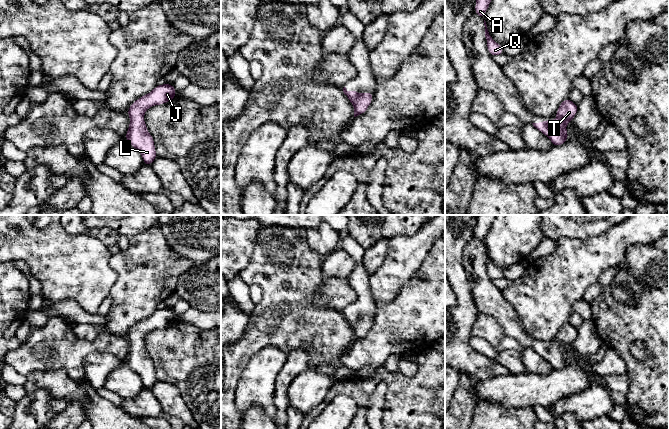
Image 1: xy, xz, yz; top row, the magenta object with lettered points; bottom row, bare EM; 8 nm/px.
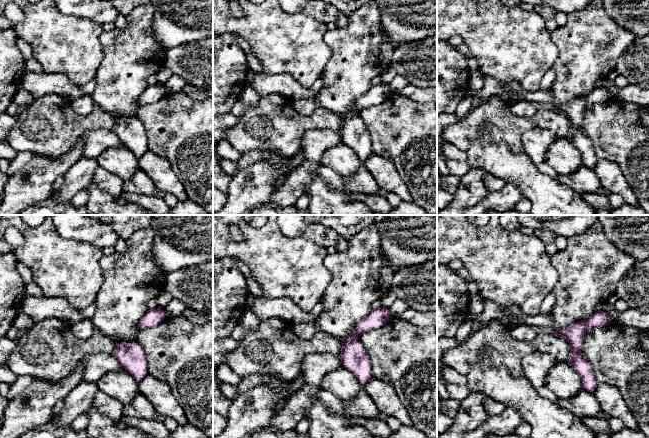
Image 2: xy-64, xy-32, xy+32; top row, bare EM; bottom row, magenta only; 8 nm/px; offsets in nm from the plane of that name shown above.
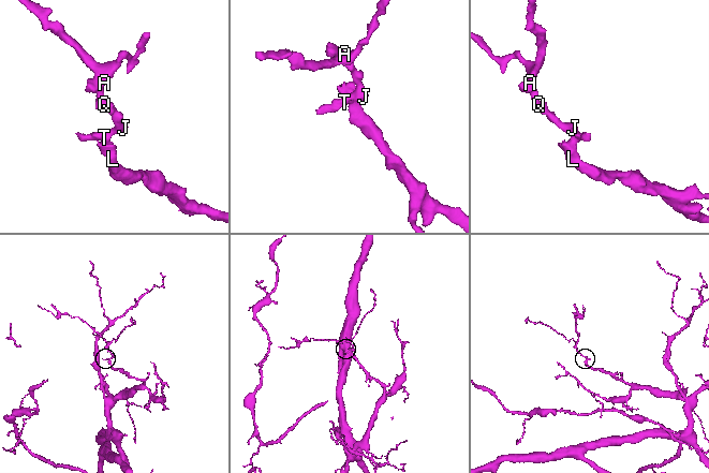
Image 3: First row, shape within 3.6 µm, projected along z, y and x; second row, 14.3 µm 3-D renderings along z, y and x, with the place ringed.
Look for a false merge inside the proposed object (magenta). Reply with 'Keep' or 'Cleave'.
Keep

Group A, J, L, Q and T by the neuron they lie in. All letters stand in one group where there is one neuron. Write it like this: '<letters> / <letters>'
A J L Q T

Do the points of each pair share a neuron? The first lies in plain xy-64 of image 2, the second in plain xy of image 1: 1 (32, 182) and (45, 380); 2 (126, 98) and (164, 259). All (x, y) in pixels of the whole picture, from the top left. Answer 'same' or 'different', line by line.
1: different
2: same

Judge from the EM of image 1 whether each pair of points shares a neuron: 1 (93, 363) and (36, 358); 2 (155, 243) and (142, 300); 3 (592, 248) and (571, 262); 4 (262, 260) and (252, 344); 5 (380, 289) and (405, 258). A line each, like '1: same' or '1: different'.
1: different
2: same
3: same
4: same
5: same

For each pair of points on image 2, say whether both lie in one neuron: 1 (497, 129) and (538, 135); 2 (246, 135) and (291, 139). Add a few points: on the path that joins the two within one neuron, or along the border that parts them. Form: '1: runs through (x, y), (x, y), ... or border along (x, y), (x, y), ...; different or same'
1: border along (546, 129), (526, 130), (521, 139), (523, 150); different
2: runs through (257, 135), (280, 135); same

